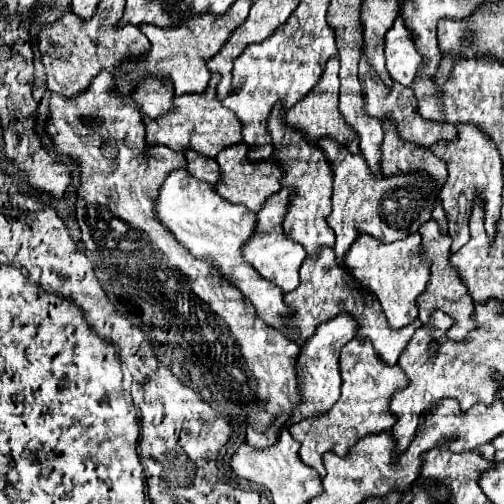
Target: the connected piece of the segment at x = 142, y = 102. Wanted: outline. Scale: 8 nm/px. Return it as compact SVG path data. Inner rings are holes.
M161 78L141 80L141 84L137 84L137 92L133 92L133 100L141 108L141 112L149 118L157 118L173 110L173 100L163 100L163 98L175 98L175 94L173 86L165 84Z

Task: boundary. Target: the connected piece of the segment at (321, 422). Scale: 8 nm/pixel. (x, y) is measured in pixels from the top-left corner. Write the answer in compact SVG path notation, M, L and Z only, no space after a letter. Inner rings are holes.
M353 338L349 344L341 350L341 398L339 402L329 410L329 414L321 414L315 418L301 420L297 424L291 424L289 432L291 436L301 444L299 456L301 460L315 468L319 476L323 476L323 454L325 452L341 452L341 456L347 456L347 452L367 434L379 434L389 428L393 428L393 412L389 412L389 400L393 398L393 392L399 392L401 388L407 388L409 378L399 366L387 366L369 340Z

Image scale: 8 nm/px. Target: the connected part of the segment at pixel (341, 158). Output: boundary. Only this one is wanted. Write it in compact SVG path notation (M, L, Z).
M317 140L317 146L327 154L331 166L335 170L335 186L333 186L333 212L327 218L331 230L337 236L335 254L337 260L343 260L343 254L355 242L359 232L367 232L375 236L389 236L391 232L417 232L421 226L421 216L431 218L435 208L433 196L437 196L437 188L431 182L431 176L425 172L409 172L409 174L393 174L389 178L373 176L361 154L351 154L341 148L341 144L333 140Z

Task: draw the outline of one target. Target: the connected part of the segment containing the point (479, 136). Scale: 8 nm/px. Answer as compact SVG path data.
M459 124L457 126L457 140L453 142L437 142L431 144L429 150L439 156L441 160L447 162L449 168L449 178L443 184L439 198L441 204L445 208L447 214L447 224L449 224L449 236L453 238L453 246L451 252L455 252L459 248L459 244L465 244L469 240L469 216L471 216L471 206L477 194L483 194L485 200L485 230L489 234L489 238L495 236L495 226L499 220L499 210L501 210L501 186L503 186L503 162L501 156L497 152L497 146L493 144L493 140L489 140L485 136L485 132L481 132L481 128L477 128L475 124Z

